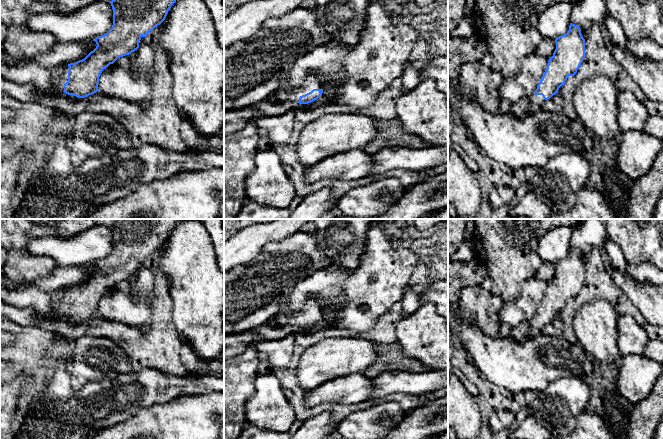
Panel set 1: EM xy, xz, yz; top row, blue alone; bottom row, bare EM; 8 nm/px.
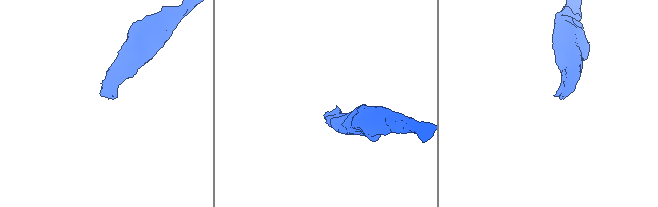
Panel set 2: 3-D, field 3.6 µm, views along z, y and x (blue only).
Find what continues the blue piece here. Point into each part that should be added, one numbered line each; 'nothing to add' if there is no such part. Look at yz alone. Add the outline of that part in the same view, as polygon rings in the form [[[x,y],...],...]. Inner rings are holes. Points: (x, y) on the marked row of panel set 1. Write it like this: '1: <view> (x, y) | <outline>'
1: yz (536, 104) | [[[532,94],[530,96],[530,104],[526,115],[532,115],[534,113],[538,113],[543,110],[543,105],[545,104],[546,100],[543,98],[542,95],[535,95]]]

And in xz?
1: xz (291, 93) | [[[310,76],[299,87],[285,86],[278,92],[278,97],[282,100],[298,102],[302,95],[311,92],[313,89],[322,89],[322,85],[315,77]]]

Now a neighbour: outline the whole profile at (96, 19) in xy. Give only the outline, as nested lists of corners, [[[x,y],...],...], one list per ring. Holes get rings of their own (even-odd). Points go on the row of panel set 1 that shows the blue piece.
[[[99,0],[75,12],[48,12],[29,16],[29,30],[47,32],[57,43],[93,40],[107,33],[113,25],[110,1]]]

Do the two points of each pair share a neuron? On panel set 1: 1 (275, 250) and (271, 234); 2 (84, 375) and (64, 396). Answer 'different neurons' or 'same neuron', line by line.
1: different neurons
2: different neurons

